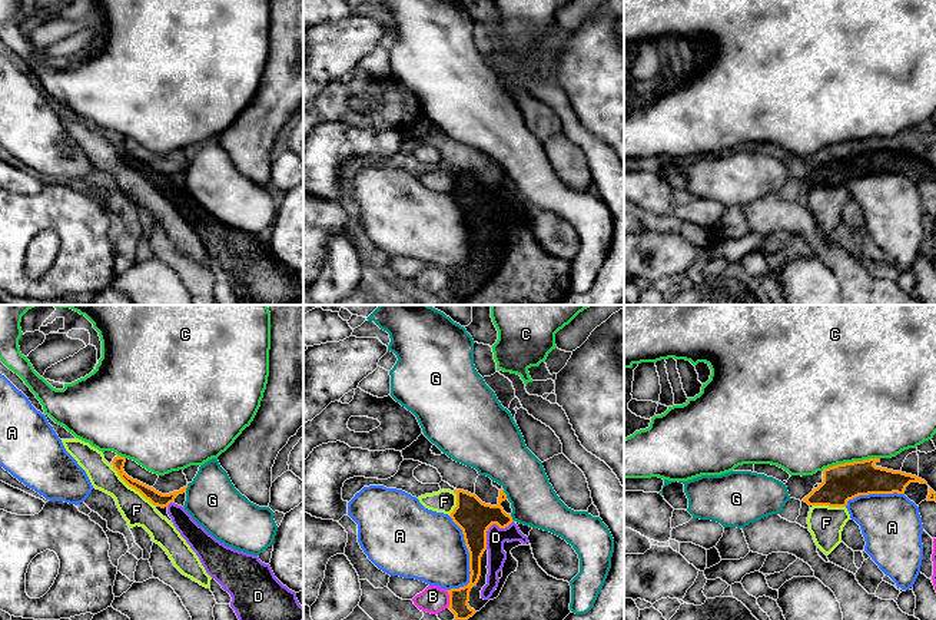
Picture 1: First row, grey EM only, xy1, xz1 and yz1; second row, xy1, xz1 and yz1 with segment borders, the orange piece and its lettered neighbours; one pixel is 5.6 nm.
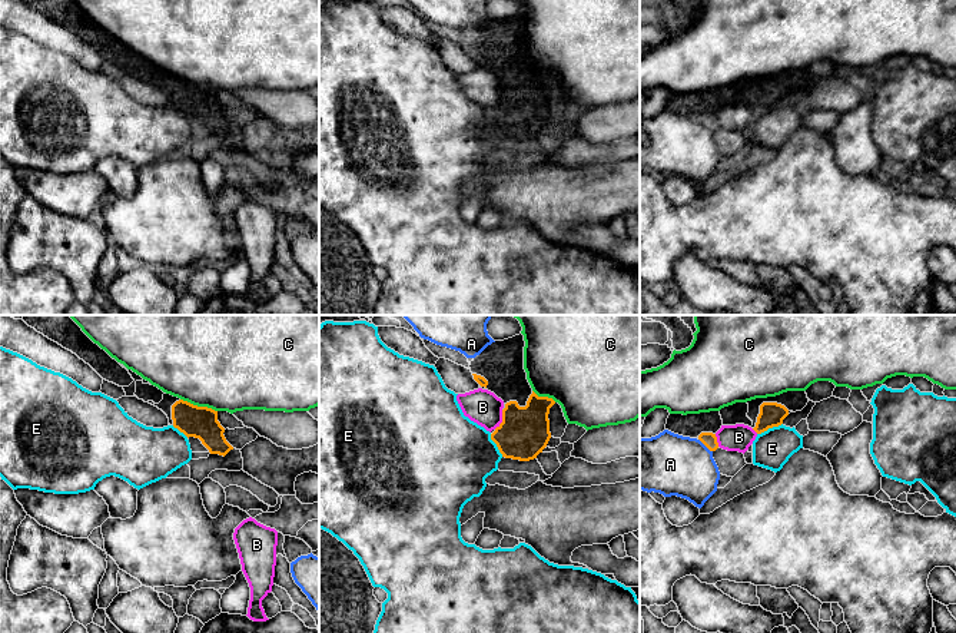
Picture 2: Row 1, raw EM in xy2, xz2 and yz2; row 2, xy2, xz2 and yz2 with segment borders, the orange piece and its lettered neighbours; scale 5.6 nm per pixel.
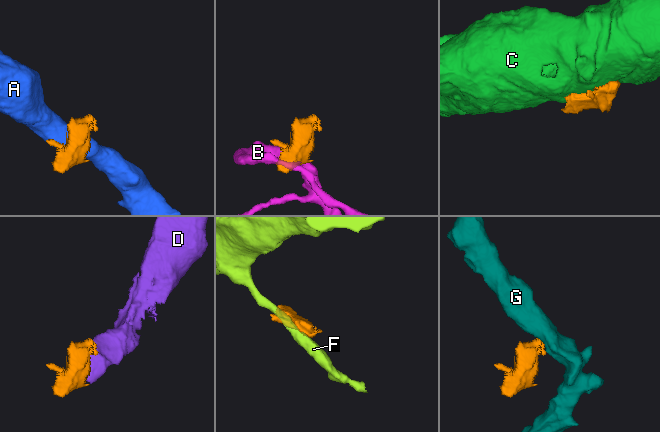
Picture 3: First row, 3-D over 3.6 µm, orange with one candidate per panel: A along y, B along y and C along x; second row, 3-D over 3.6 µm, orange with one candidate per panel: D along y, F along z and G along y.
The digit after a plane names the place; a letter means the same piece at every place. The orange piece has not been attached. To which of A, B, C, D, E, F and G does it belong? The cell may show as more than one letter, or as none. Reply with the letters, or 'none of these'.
D

